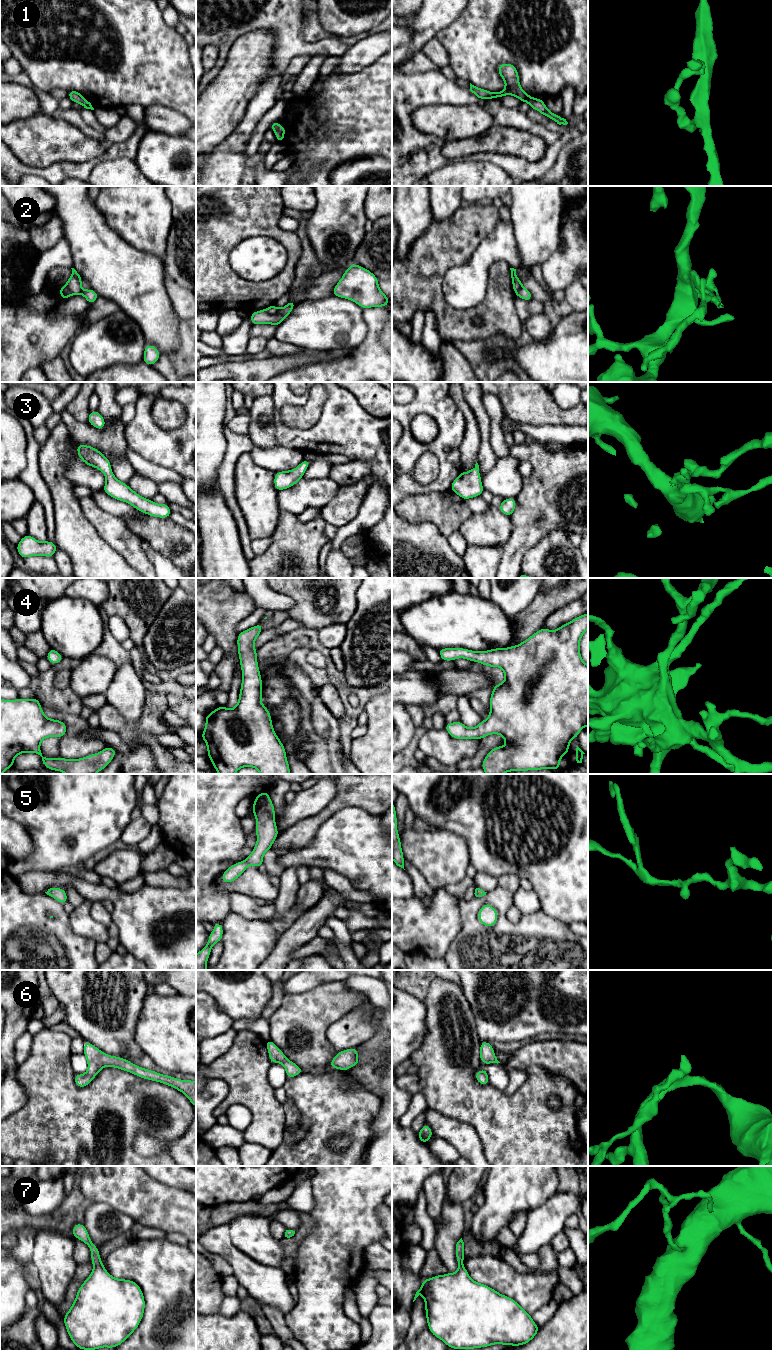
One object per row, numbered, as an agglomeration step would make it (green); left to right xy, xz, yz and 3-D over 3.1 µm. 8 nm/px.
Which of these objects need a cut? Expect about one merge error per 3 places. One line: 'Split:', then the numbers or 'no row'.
Split: 2

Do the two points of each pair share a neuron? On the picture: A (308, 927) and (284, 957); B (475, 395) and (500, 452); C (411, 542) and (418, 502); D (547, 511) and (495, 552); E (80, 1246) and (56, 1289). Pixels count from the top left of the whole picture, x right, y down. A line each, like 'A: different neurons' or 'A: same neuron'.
A: same neuron
B: different neurons
C: different neurons
D: different neurons
E: different neurons

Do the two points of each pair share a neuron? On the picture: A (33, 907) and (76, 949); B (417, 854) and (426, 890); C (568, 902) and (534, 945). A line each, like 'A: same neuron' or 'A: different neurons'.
A: same neuron
B: different neurons
C: different neurons

